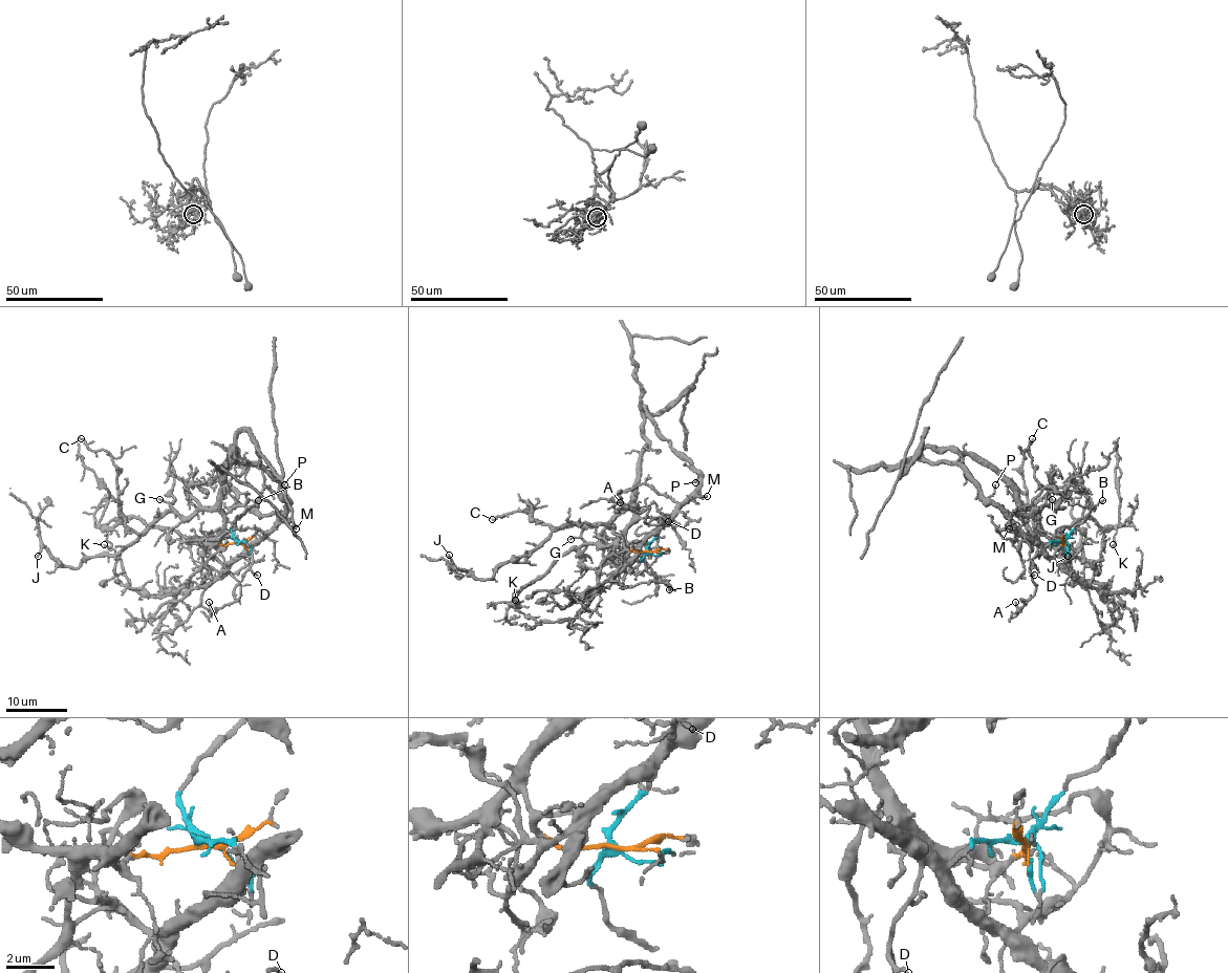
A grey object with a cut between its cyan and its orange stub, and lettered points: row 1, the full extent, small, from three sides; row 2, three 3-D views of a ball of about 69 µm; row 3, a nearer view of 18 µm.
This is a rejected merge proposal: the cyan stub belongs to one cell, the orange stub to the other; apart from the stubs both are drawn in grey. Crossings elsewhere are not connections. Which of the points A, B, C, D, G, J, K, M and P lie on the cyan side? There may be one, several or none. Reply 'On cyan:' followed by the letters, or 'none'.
On cyan: A, B, D, M, P

